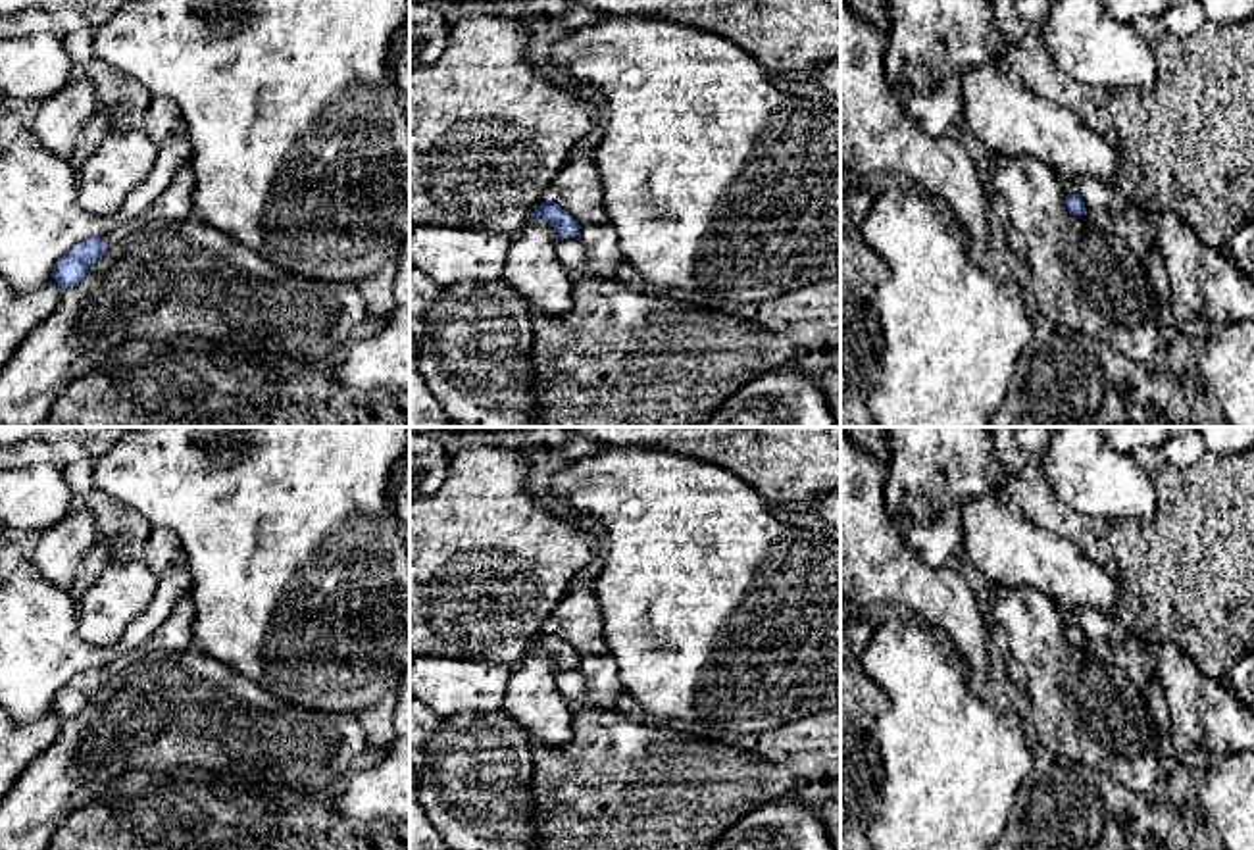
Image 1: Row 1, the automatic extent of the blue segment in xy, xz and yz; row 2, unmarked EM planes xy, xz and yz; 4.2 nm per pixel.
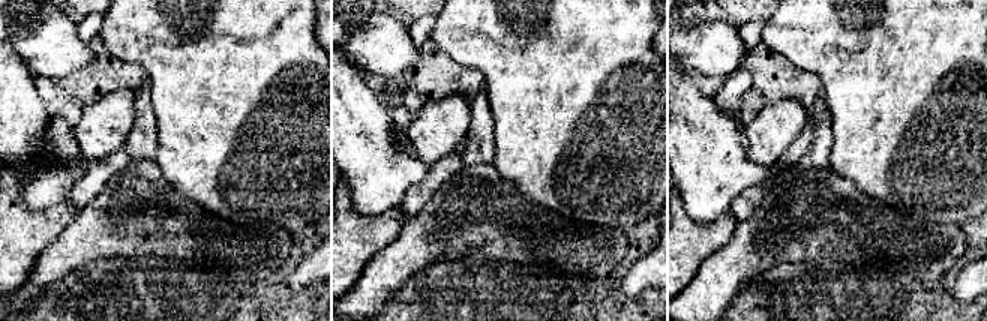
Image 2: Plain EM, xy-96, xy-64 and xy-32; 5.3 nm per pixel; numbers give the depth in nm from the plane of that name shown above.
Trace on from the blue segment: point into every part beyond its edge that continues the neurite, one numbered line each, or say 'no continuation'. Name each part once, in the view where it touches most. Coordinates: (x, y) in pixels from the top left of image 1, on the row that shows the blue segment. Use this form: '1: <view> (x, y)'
no continuation

